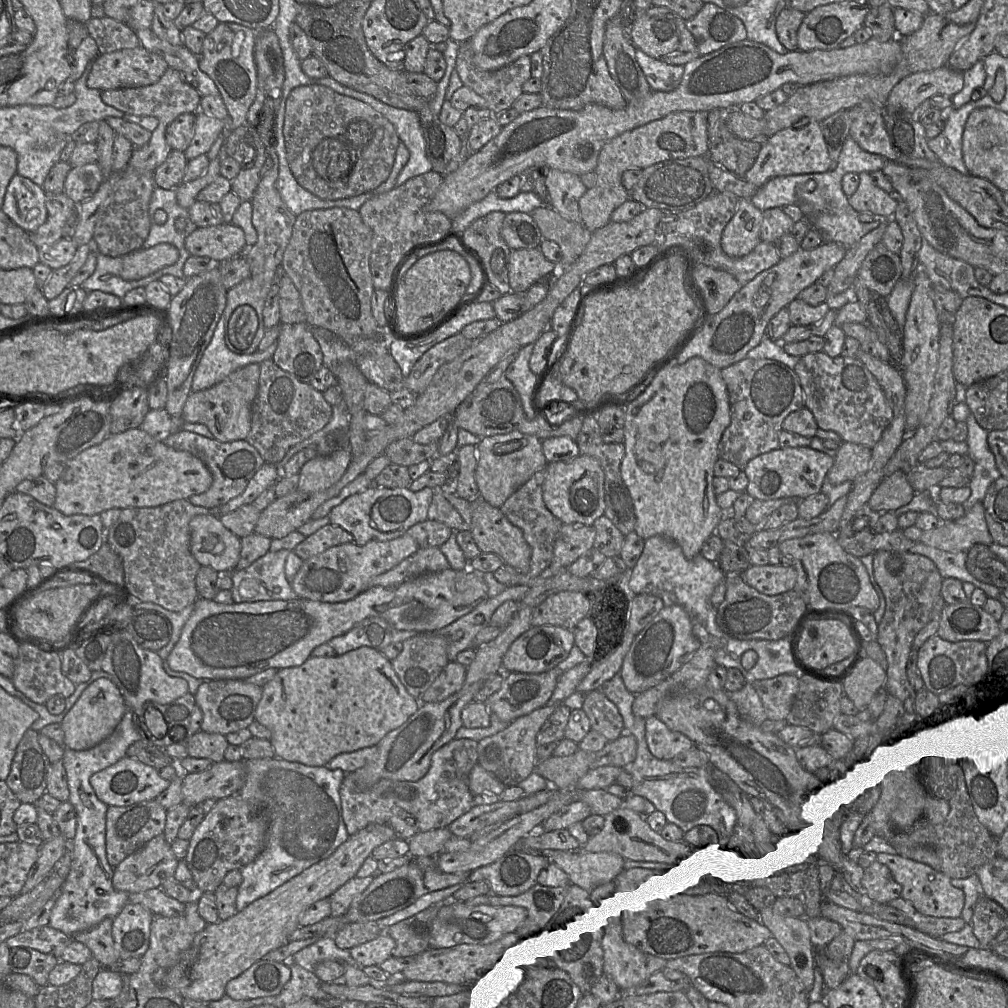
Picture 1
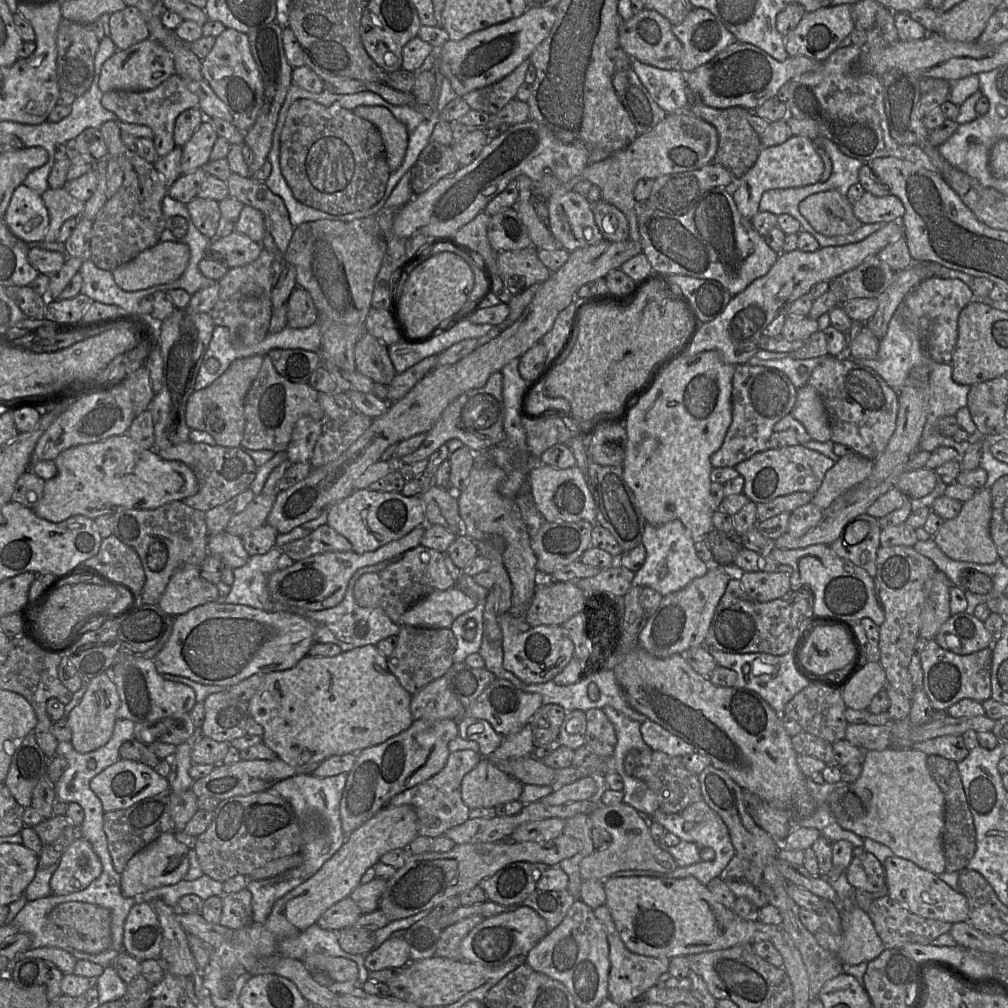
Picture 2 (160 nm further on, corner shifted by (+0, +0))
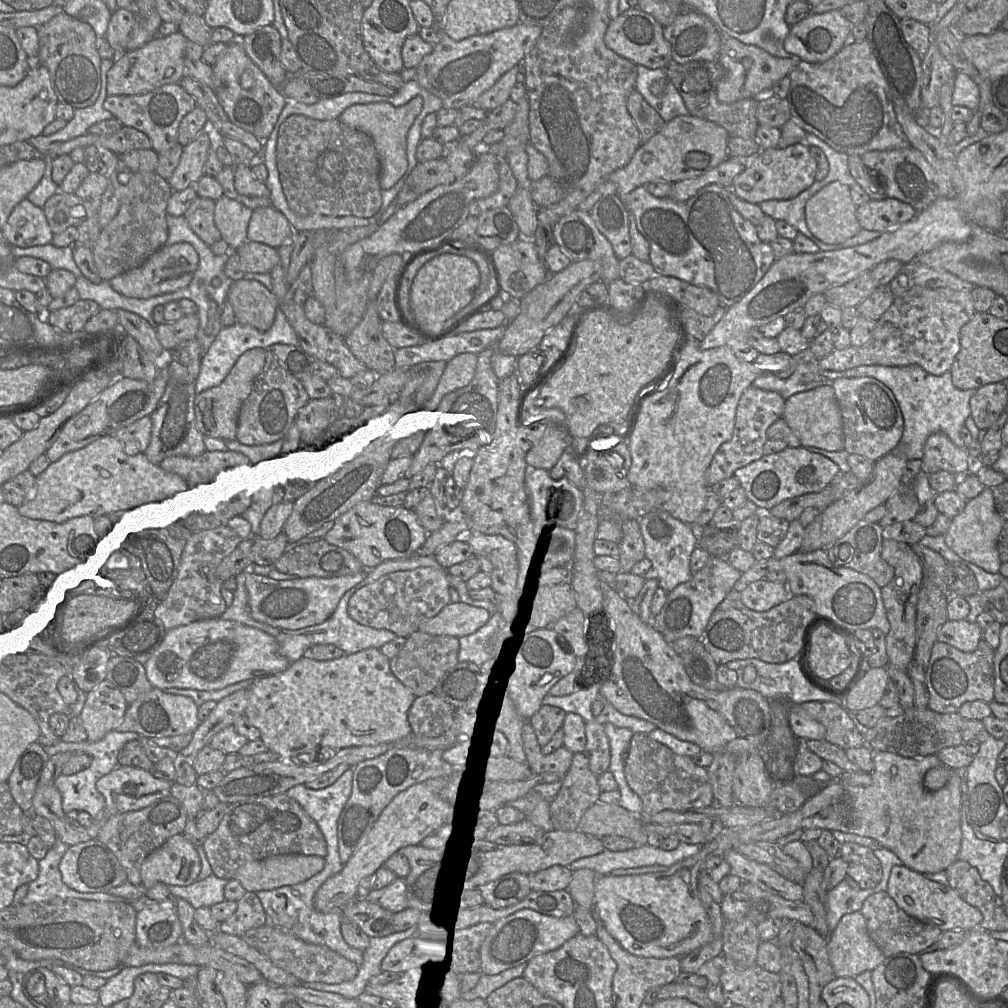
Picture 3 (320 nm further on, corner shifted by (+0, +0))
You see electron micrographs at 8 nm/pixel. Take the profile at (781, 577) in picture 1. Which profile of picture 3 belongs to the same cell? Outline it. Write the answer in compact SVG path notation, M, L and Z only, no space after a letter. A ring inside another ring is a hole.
M761 579L750 583L741 592L742 603L750 610L764 612L786 601L790 592L786 584Z

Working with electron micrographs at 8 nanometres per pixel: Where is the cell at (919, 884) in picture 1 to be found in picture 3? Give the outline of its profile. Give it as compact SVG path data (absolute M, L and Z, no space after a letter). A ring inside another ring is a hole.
M905 865L894 866L887 887L888 895L908 915L924 923L947 930L971 930L980 927L983 915L979 909L964 901L949 885L928 879L924 874Z

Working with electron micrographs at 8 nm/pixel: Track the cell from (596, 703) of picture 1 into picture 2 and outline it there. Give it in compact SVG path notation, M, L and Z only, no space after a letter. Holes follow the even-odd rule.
M592 708L586 711L585 715L584 745L600 758L612 756L617 743L613 724L609 721L603 709Z

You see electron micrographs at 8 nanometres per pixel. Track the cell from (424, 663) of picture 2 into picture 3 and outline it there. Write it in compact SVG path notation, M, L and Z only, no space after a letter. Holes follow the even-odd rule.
M420 630L413 631L406 637L400 651L389 659L393 675L415 696L432 692L438 678L449 667L458 663L459 642L457 637L432 635Z

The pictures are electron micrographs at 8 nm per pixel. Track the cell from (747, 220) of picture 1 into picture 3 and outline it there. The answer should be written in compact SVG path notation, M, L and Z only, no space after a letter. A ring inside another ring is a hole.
M805 142L784 149L762 149L747 165L744 173L731 188L742 200L760 205L769 200L789 200L811 187L816 182L818 165Z

